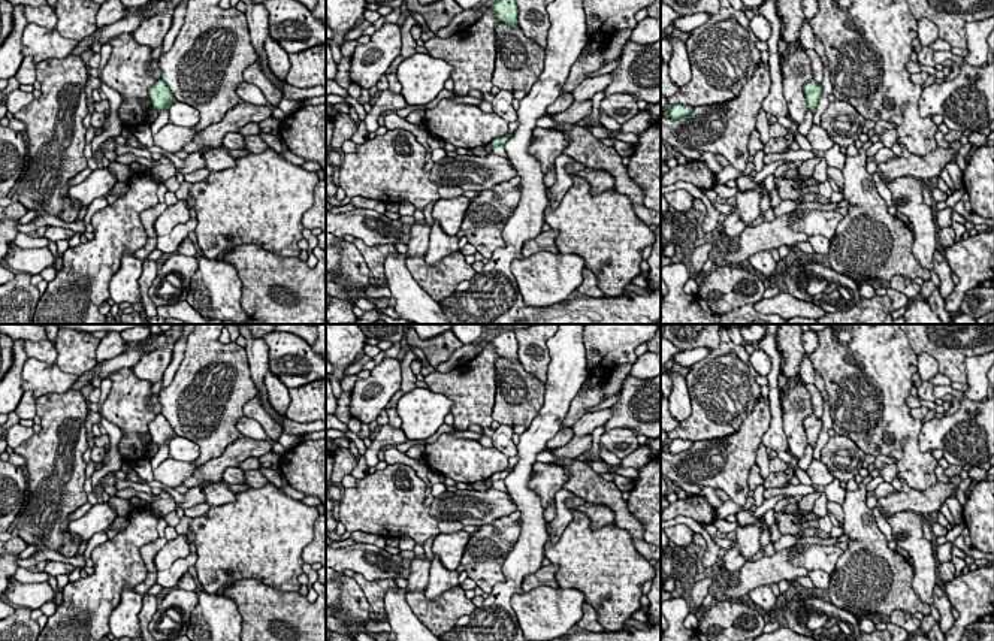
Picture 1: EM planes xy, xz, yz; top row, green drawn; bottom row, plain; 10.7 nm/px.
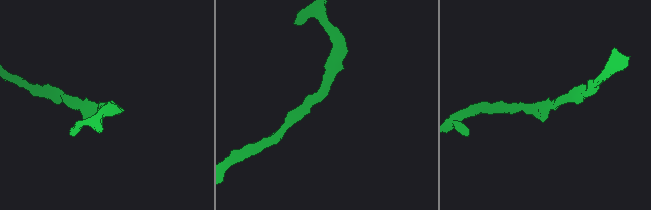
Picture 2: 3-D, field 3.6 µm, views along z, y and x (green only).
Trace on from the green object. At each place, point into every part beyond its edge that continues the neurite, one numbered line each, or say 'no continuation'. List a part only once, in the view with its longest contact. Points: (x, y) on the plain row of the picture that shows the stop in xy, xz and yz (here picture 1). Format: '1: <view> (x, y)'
no continuation

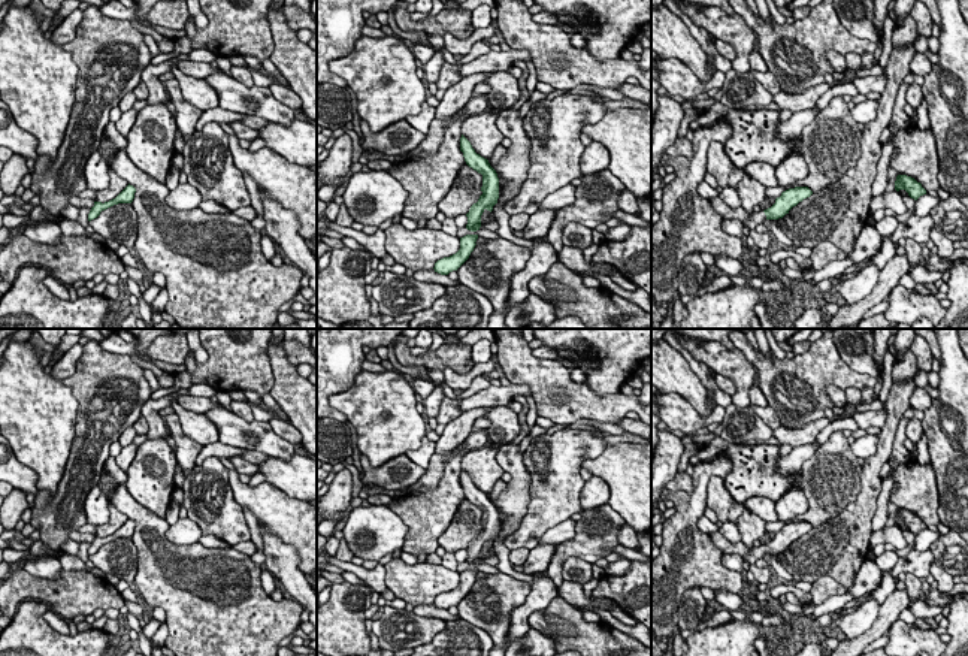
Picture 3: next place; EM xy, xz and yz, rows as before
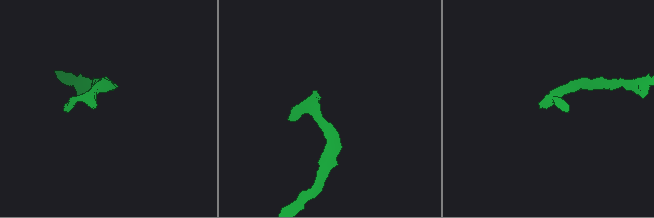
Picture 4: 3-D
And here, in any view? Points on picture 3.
1: yz (755, 553)

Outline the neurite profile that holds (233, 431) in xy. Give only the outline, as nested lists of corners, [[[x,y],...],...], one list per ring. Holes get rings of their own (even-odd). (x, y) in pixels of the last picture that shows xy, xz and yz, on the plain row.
[[[218,406],[205,412],[217,426],[220,442],[243,450],[257,450],[269,457],[290,462],[294,445],[278,436],[269,421],[246,421],[235,412]]]

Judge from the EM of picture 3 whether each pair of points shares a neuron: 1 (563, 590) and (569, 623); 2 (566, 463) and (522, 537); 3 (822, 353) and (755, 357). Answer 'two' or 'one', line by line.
1: two
2: one
3: one

